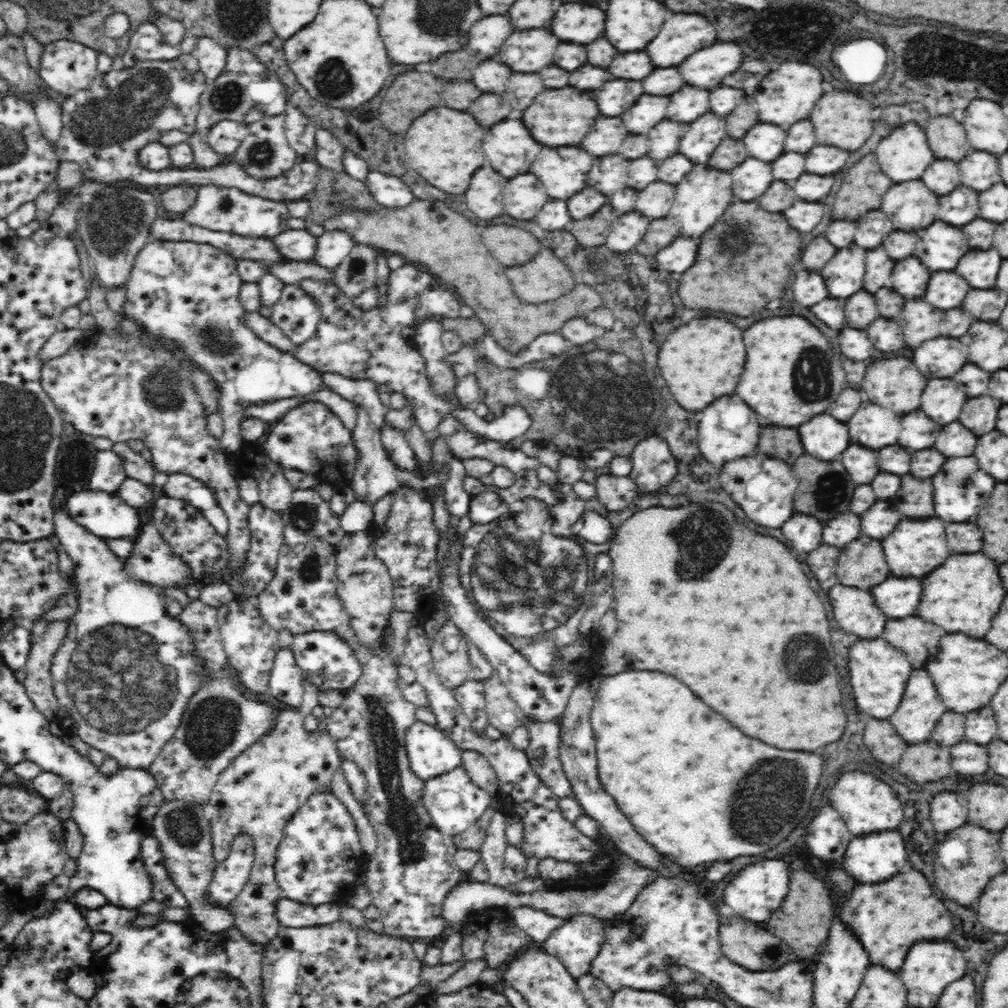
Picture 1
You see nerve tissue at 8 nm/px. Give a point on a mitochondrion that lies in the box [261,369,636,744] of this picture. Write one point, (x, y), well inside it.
(531, 580)

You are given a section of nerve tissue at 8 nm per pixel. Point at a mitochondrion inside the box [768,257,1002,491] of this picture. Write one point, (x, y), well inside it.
(809, 355)

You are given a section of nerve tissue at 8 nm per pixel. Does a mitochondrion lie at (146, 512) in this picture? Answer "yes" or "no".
no

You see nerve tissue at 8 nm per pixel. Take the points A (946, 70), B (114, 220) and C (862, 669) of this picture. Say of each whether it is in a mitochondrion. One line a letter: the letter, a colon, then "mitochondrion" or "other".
A: mitochondrion
B: mitochondrion
C: other

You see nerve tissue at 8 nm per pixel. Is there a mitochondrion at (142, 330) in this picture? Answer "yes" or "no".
no

